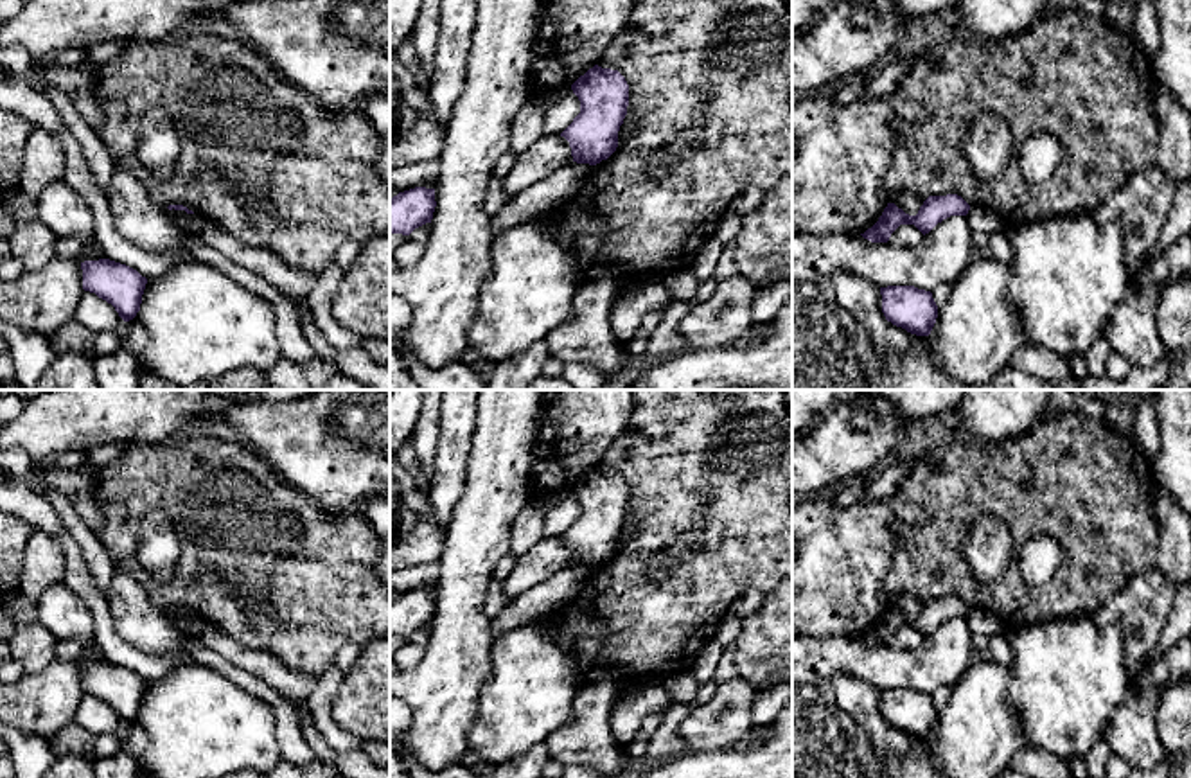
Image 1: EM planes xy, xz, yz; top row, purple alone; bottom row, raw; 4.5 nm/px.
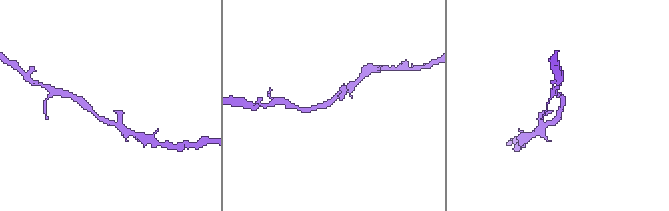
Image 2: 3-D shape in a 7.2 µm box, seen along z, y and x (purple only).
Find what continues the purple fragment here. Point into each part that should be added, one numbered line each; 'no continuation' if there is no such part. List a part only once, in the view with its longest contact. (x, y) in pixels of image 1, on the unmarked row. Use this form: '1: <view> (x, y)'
no continuation

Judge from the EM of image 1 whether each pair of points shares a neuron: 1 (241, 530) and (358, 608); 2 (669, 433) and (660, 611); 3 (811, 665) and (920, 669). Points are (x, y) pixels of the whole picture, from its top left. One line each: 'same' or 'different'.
1: same
2: same
3: same

